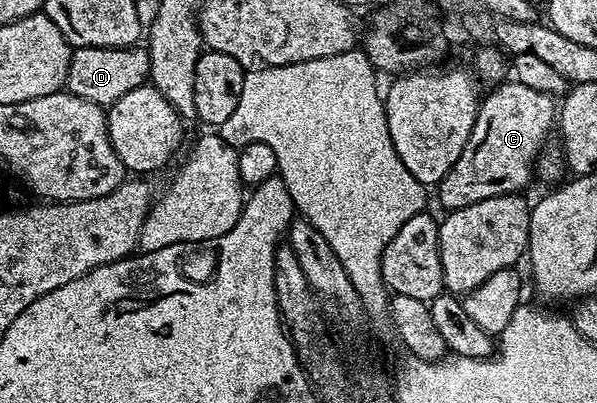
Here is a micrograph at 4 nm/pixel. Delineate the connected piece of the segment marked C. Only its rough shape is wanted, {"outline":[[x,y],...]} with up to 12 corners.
{"outline":[[516,81],[480,100],[441,182],[446,212],[516,195],[554,130],[554,96]]}

